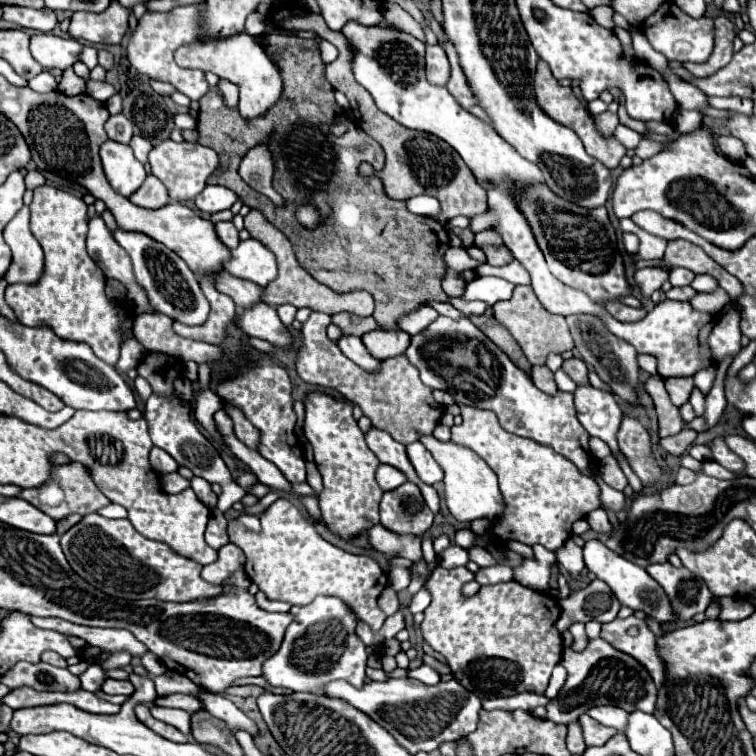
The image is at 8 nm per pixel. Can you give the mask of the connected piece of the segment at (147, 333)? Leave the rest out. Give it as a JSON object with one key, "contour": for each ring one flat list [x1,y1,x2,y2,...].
{"contour":[[141,314,135,318,133,336,147,352,165,352,177,360,193,360,197,364,221,358,221,348,183,338,173,332,173,320,165,314]]}

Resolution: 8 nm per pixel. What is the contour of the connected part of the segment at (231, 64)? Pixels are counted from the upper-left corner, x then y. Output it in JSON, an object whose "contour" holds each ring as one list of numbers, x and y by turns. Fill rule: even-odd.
{"contour":[[241,32,235,38,205,38,205,42,195,42,193,46,183,46,175,52,175,62,181,68,197,68,201,72,213,72,223,80,239,86,239,110,243,118,257,118,269,110,281,96,283,84,277,66,269,60,263,46,255,42,253,36]]}

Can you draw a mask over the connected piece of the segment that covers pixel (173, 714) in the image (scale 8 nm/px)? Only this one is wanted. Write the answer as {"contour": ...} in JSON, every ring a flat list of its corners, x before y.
{"contour":[[151,706,151,714,153,714,157,720,175,726,175,728,181,730,183,734,189,734,189,732,191,732,191,726,189,726,189,712,185,712,185,710,179,710,179,708,157,708,157,706]]}

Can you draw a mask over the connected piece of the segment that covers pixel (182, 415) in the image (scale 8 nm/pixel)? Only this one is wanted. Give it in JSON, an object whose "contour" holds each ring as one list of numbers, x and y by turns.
{"contour":[[151,394,147,400,147,408,145,408,145,420,149,424,149,434,151,440,157,448,163,448,167,454,171,454,171,458,179,464,179,466,187,466,195,476,207,480,207,482,215,482,221,486,221,494,219,500,215,504,215,510,219,512,227,512,235,502,239,502,245,496,245,490,241,490,239,484,233,482,229,468,225,466,223,458,219,456,219,452,215,450,215,446,203,436,203,432,195,426,195,422,189,416,191,408,187,402,177,400,177,398,157,398,157,394]]}

